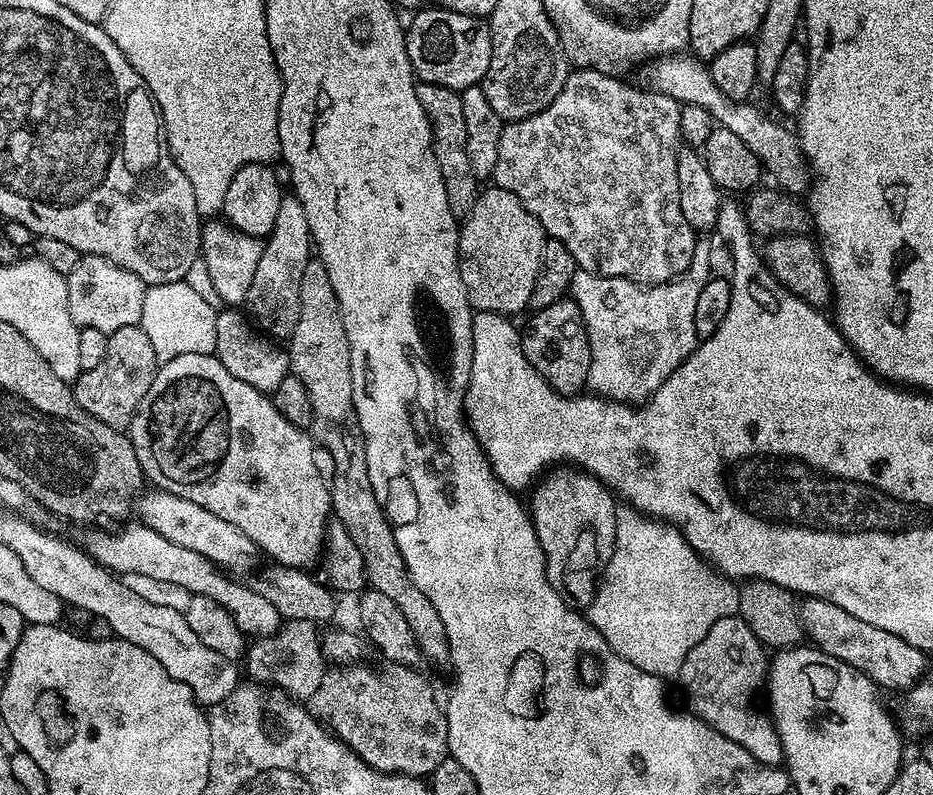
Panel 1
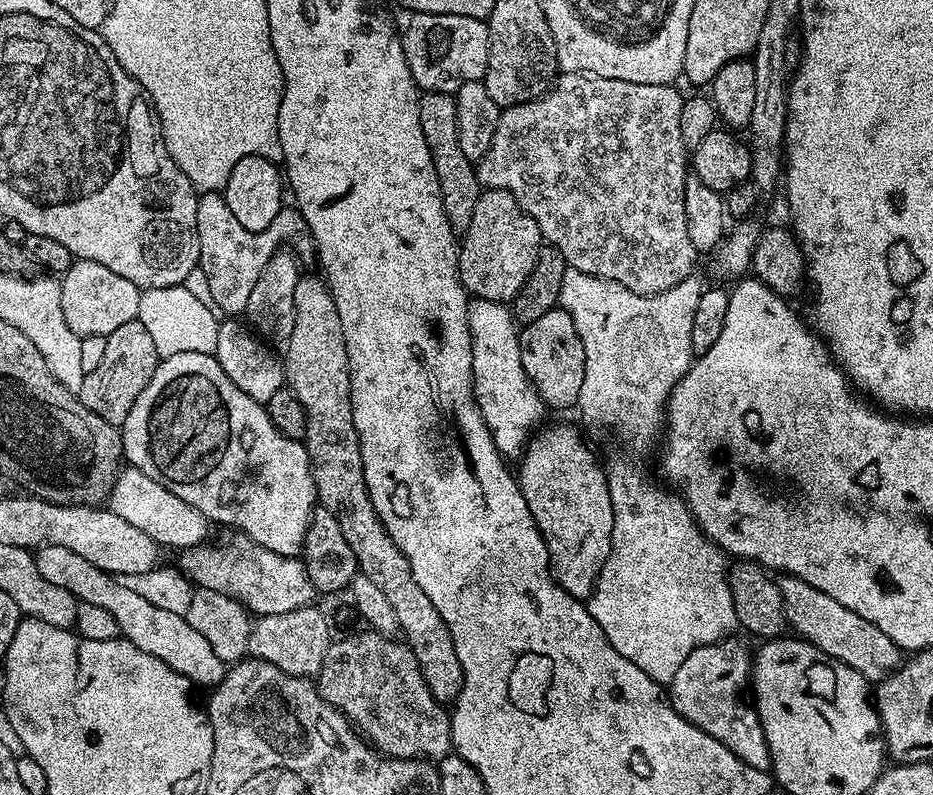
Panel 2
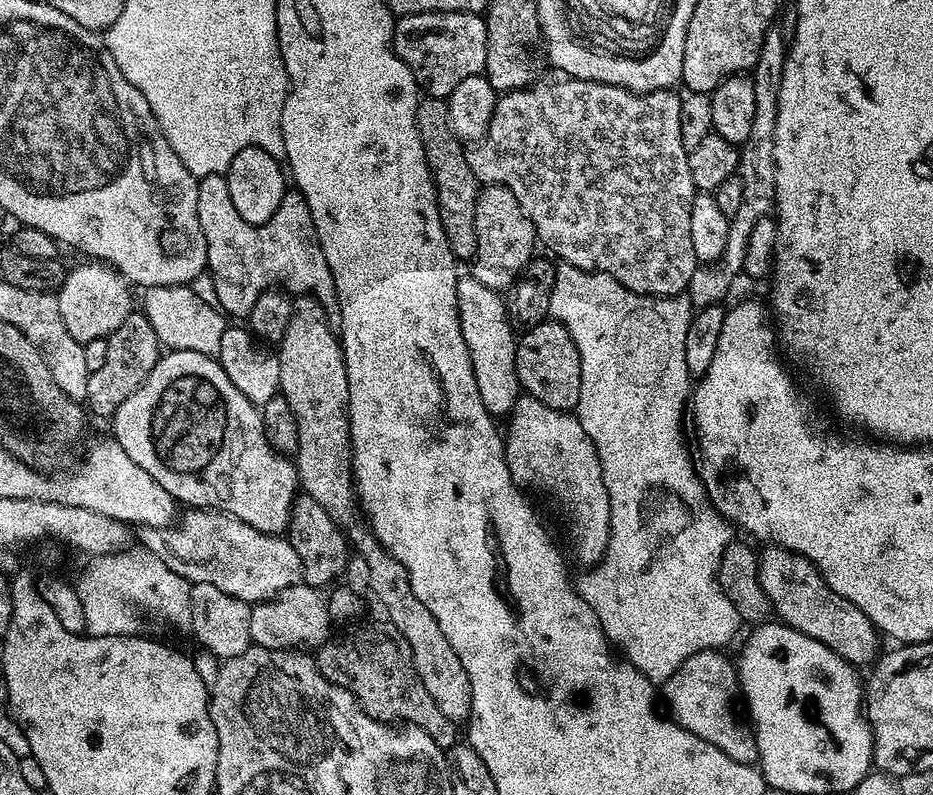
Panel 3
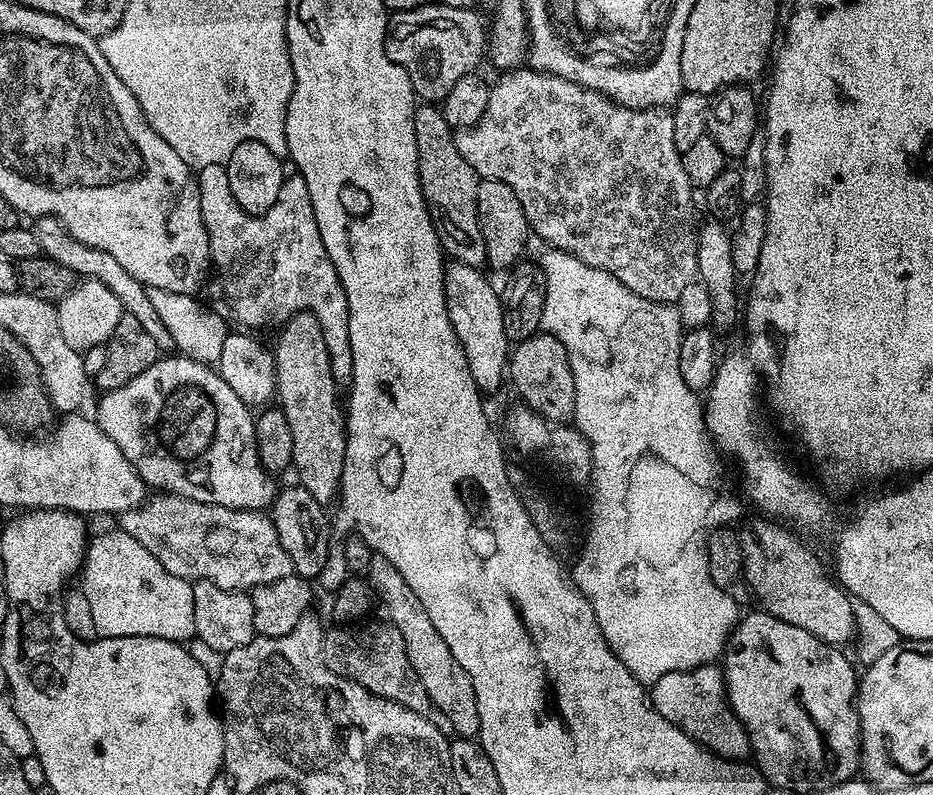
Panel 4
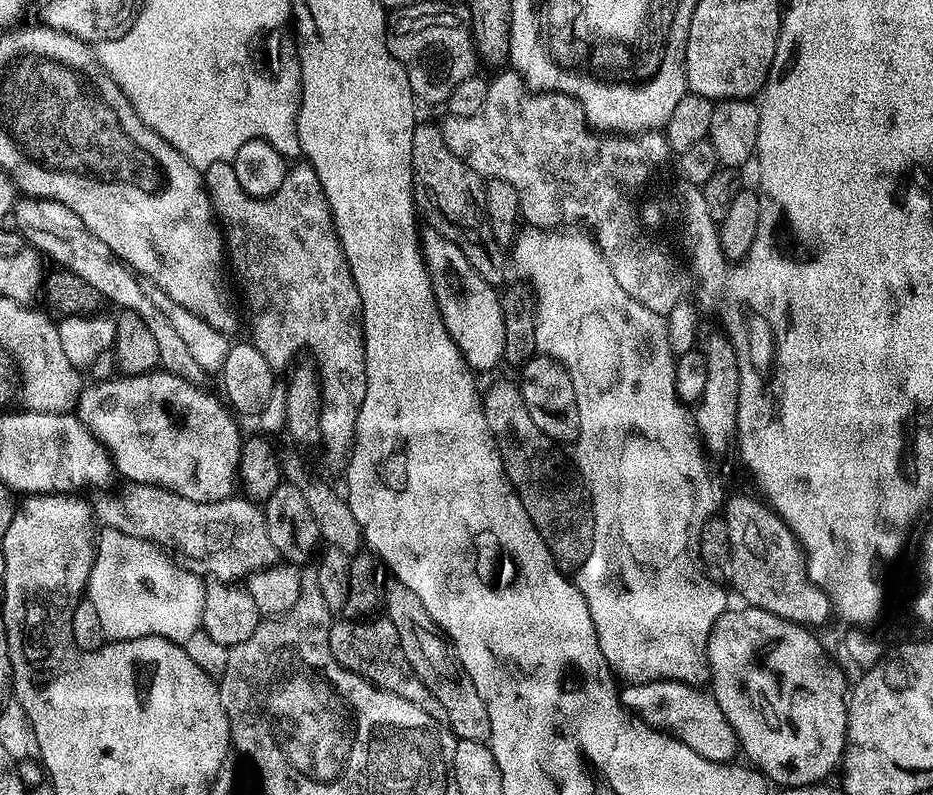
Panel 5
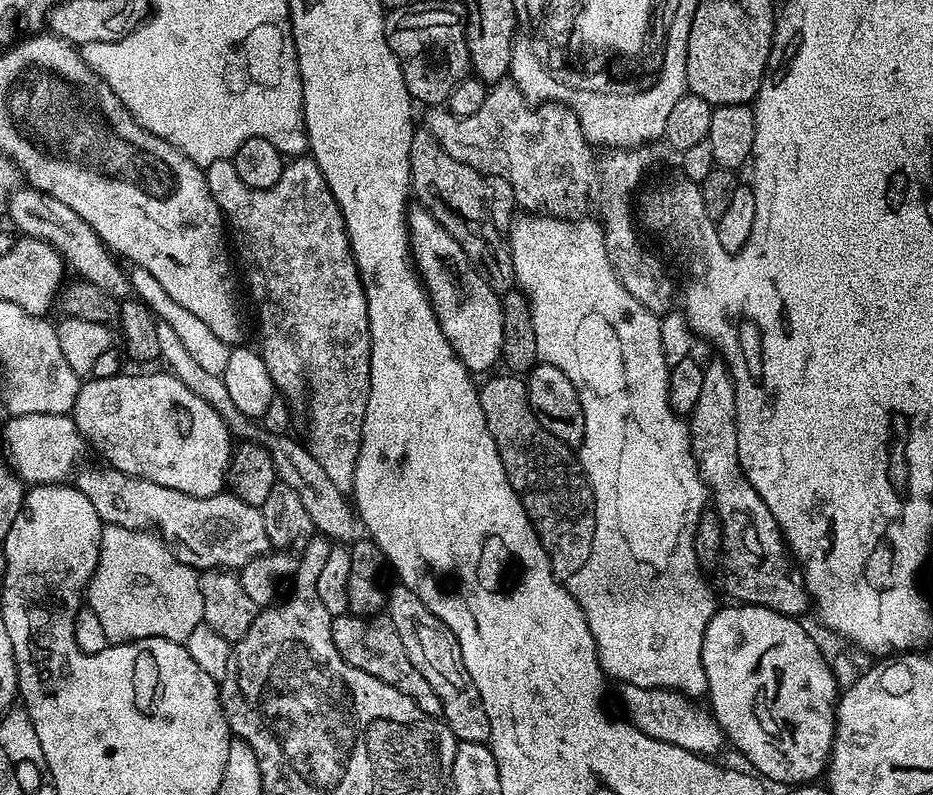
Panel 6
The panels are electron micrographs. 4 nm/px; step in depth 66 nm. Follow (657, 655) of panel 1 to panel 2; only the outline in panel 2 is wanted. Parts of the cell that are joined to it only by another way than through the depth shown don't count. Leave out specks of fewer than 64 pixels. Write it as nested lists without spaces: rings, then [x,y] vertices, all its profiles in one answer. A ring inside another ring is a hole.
[[[620,460],[611,469],[606,472],[608,478],[608,489],[610,490],[610,502],[614,506],[614,534],[612,535],[612,549],[610,550],[610,558],[606,558],[606,566],[602,566],[602,570],[596,579],[596,585],[591,596],[586,601],[588,613],[594,618],[594,622],[598,622],[598,626],[602,626],[602,634],[606,634],[606,638],[610,642],[610,646],[614,646],[614,650],[618,650],[618,654],[622,654],[622,658],[630,658],[630,662],[634,662],[634,666],[638,666],[638,670],[642,670],[652,680],[661,686],[671,685],[674,674],[678,674],[678,666],[682,666],[682,662],[686,662],[686,658],[690,654],[694,654],[694,650],[698,650],[707,644],[719,644],[721,640],[729,635],[731,628],[737,627],[736,611],[734,610],[734,602],[730,594],[730,586],[728,585],[728,574],[726,571],[725,553],[720,551],[717,544],[713,544],[700,528],[696,525],[696,520],[692,516],[692,512],[684,503],[683,499],[675,491],[663,492],[660,488],[648,484],[648,480],[631,464],[628,460]]]

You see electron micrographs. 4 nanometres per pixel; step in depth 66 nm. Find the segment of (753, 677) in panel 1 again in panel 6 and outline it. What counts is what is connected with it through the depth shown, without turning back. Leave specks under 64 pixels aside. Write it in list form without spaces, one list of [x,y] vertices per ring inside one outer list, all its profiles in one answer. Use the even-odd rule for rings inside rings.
[[[624,684],[621,689],[620,700],[628,707],[627,719],[638,730],[642,730],[642,734],[655,740],[670,742],[682,750],[690,750],[695,756],[705,758],[715,757],[715,752],[720,747],[725,747],[726,737],[723,729],[720,728],[720,723],[707,707],[699,708],[696,705],[699,703],[695,699],[683,696],[680,692],[671,692],[668,688],[636,688],[633,684]]]

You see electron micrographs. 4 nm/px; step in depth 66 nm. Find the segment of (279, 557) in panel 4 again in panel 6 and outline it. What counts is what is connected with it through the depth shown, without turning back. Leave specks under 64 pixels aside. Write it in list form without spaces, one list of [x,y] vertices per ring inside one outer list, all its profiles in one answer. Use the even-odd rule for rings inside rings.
[[[111,466],[103,467],[88,468],[74,480],[75,488],[82,494],[86,494],[90,502],[94,502],[94,510],[98,510],[100,521],[104,524],[117,524],[123,528],[155,529],[160,539],[172,549],[172,553],[183,564],[188,564],[197,570],[239,570],[252,559],[265,555],[269,551],[266,525],[262,522],[260,509],[242,502],[238,497],[221,494],[198,498],[190,494],[182,494],[182,490],[170,490],[166,486],[158,486],[137,476],[127,476],[126,473],[117,472]]]

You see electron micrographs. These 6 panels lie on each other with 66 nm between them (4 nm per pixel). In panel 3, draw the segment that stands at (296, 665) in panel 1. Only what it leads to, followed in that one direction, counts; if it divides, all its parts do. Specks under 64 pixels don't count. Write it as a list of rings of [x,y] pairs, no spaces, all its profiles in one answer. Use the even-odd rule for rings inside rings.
[[[301,582],[287,587],[279,597],[255,604],[250,616],[250,636],[253,645],[284,651],[297,648],[317,648],[331,635],[327,597],[317,588]]]

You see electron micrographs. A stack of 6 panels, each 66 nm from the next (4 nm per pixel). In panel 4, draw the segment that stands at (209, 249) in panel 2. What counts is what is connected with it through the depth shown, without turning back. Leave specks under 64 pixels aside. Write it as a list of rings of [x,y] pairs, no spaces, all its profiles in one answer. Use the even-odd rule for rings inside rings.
[[[223,164],[206,166],[199,169],[195,177],[196,189],[200,191],[200,209],[202,220],[208,231],[208,241],[212,250],[214,272],[220,275],[220,284],[224,287],[224,296],[228,299],[228,308],[236,315],[236,320],[248,330],[260,328],[263,324],[283,325],[297,312],[310,311],[318,318],[322,326],[322,338],[326,338],[326,348],[330,354],[332,373],[337,382],[344,382],[352,374],[352,351],[350,350],[350,318],[346,290],[322,246],[322,234],[318,232],[318,222],[314,218],[314,206],[310,202],[310,190],[299,174],[287,177],[278,194],[278,202],[261,216],[251,216],[234,198],[228,185],[228,170]]]

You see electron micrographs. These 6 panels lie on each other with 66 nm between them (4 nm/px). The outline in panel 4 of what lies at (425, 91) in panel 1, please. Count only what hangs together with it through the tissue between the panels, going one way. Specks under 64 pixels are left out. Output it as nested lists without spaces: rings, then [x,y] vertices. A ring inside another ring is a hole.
[[[424,102],[414,114],[414,138],[418,142],[418,170],[424,201],[436,227],[440,246],[455,263],[483,269],[488,255],[482,238],[476,203],[481,177],[458,154],[454,129],[448,125],[443,111],[435,103]]]

